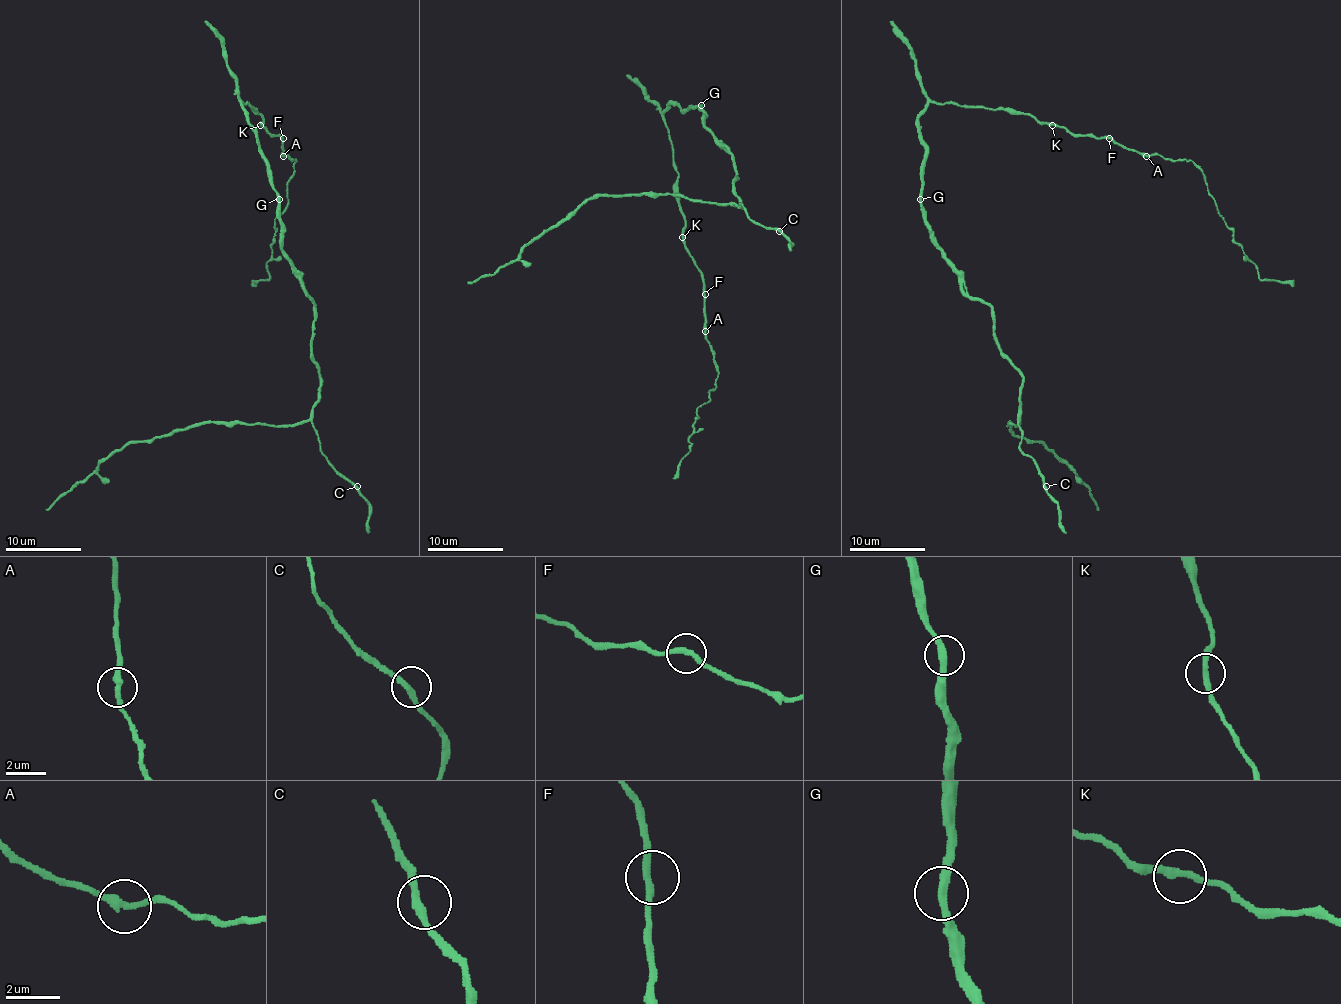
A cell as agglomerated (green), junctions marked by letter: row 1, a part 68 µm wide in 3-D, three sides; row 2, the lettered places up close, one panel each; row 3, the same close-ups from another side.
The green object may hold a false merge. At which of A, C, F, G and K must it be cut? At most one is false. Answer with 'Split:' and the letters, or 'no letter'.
Split: no letter

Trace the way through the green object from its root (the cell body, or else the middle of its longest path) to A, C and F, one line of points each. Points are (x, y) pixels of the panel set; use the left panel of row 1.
A: (277, 199), (270, 165), (242, 102), (255, 108), (262, 117), (260, 123), (272, 134), (281, 138), (283, 155)
C: (277, 199), (281, 250), (313, 304), (311, 359), (319, 370), (319, 393), (311, 425), (330, 465), (357, 486)
F: (277, 199), (270, 165), (242, 102), (255, 108), (262, 117), (260, 123), (272, 134), (283, 138)

